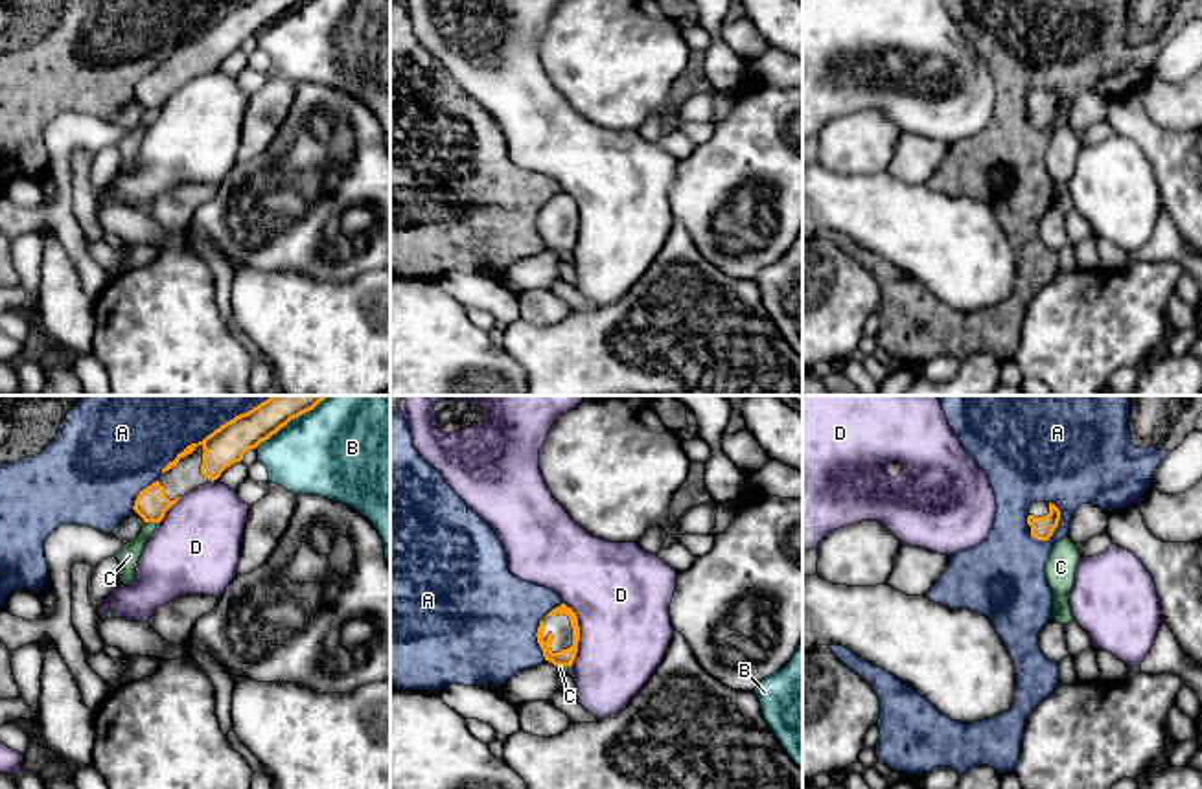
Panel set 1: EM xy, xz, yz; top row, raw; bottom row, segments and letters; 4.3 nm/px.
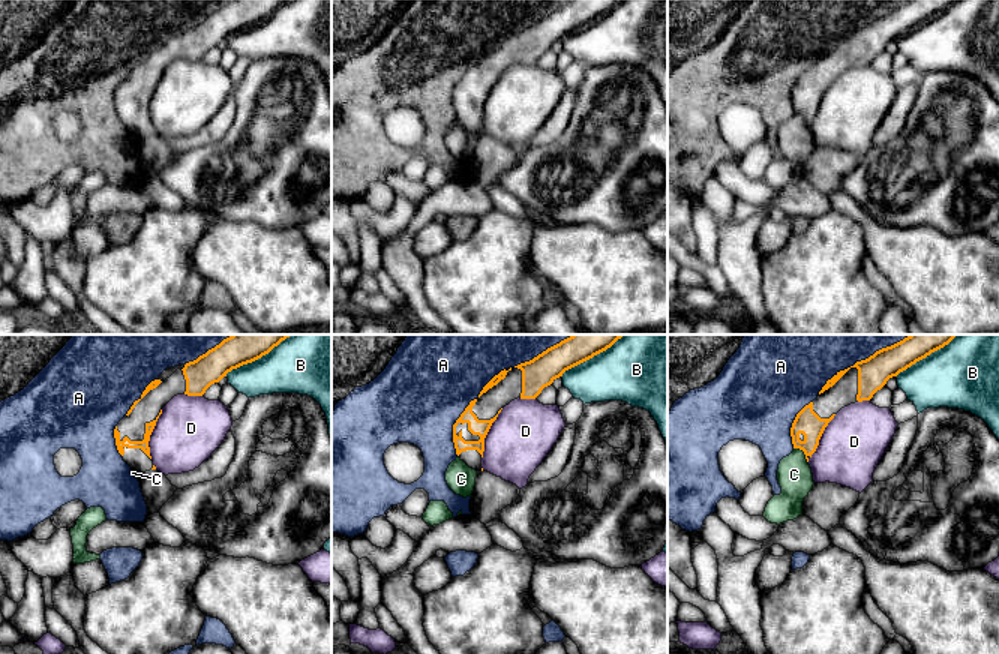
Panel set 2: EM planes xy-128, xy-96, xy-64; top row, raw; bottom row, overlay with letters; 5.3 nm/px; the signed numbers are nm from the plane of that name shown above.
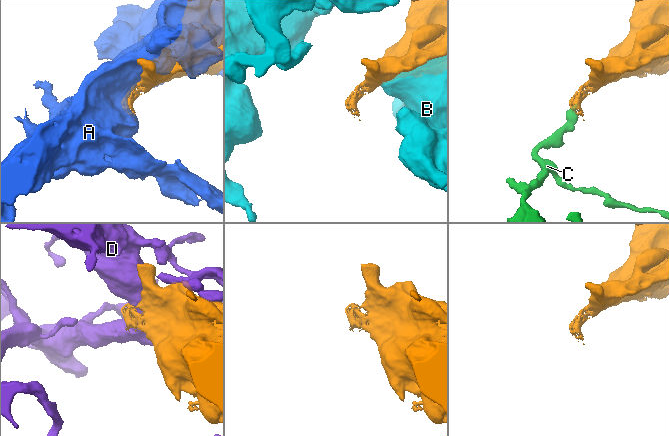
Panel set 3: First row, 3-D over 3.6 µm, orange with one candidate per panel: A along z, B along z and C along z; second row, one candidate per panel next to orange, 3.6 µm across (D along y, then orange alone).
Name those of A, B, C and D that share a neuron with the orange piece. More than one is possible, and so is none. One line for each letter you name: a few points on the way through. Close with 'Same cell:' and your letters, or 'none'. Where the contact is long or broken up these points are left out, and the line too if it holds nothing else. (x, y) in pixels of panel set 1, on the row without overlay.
Same cell: none

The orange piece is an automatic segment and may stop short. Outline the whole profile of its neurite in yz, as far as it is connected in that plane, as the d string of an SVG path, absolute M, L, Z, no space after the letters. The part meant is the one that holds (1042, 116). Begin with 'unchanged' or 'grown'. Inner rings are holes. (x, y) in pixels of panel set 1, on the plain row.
grown; M1033 90L1029 94L1029 120L1036 129L1047 129L1060 109L1060 97L1051 90Z

